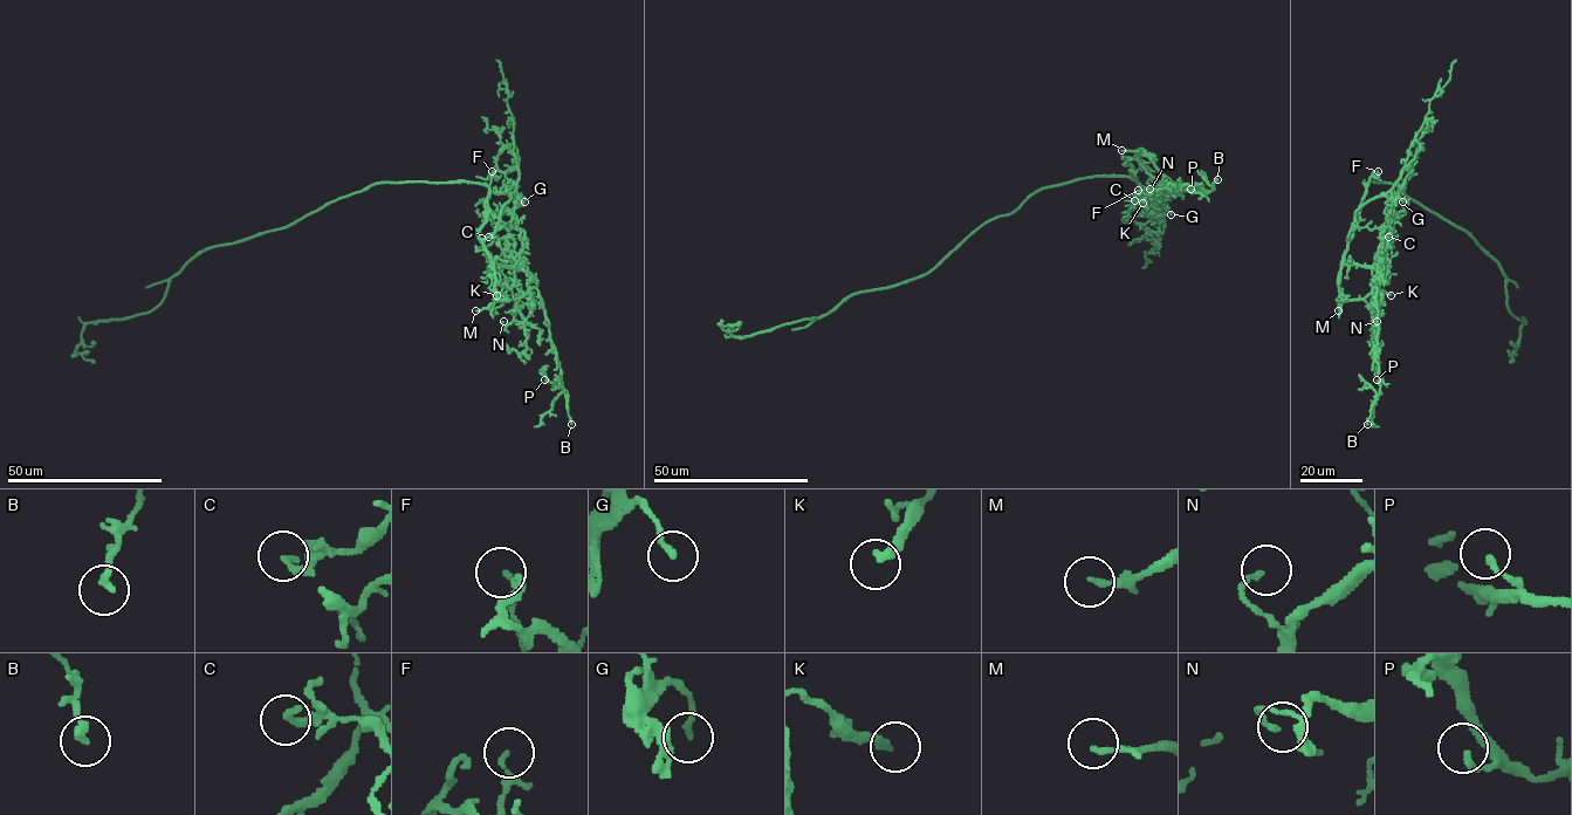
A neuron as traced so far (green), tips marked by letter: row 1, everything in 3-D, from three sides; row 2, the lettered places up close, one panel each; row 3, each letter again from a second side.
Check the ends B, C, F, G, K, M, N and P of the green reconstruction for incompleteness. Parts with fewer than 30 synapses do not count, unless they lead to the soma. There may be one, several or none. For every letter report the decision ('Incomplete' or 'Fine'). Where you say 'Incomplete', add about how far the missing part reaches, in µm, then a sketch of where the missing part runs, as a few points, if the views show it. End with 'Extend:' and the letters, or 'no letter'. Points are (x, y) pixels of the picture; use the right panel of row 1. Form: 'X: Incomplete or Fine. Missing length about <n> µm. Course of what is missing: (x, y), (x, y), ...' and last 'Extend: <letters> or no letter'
B: Fine
C: Fine
F: Fine
G: Fine
K: Fine
M: Fine
N: Fine
P: Fine
Extend: no letter

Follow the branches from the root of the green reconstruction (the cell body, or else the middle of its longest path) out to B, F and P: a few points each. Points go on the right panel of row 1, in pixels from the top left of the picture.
B: (1384, 183), (1365, 180), (1345, 253), (1377, 282), (1370, 293), (1377, 288), (1380, 391), (1367, 424)
F: (1384, 183), (1365, 183), (1371, 176), (1377, 177), (1378, 171)
P: (1384, 183), (1365, 180), (1345, 253), (1346, 262), (1367, 266), (1377, 282), (1370, 293), (1377, 288), (1377, 379)

